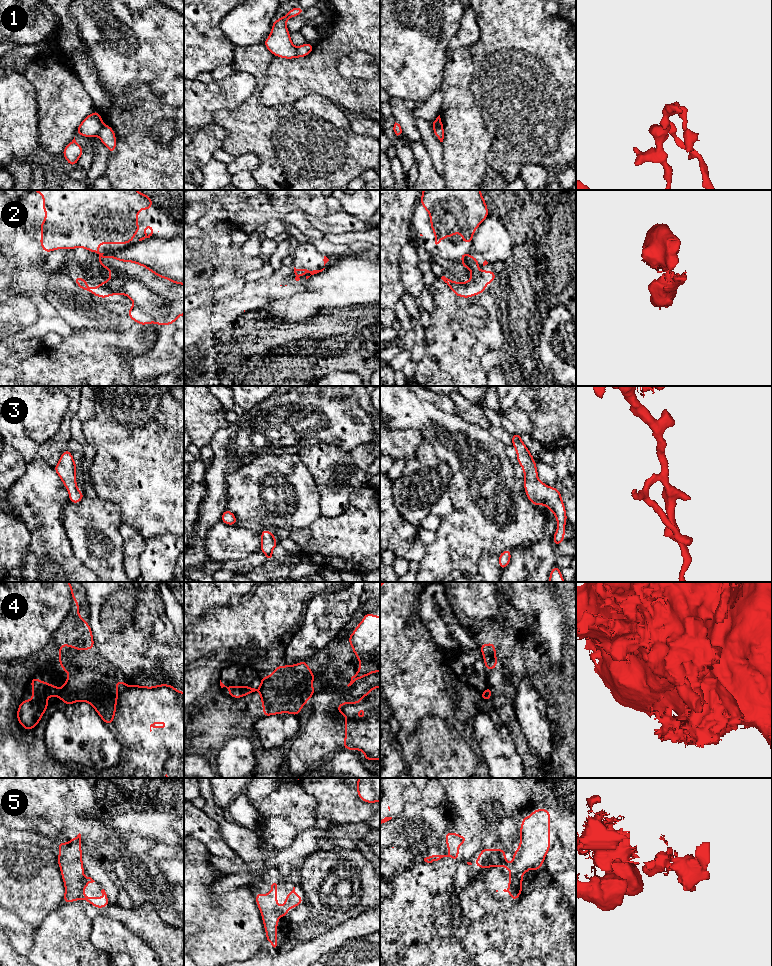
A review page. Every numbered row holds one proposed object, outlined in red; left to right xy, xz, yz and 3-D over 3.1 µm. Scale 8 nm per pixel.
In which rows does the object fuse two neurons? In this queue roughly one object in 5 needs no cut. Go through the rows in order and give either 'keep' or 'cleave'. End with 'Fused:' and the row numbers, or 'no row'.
1: cleave
2: cleave
3: keep
4: cleave
5: keep
Fused: 1, 2, 4

